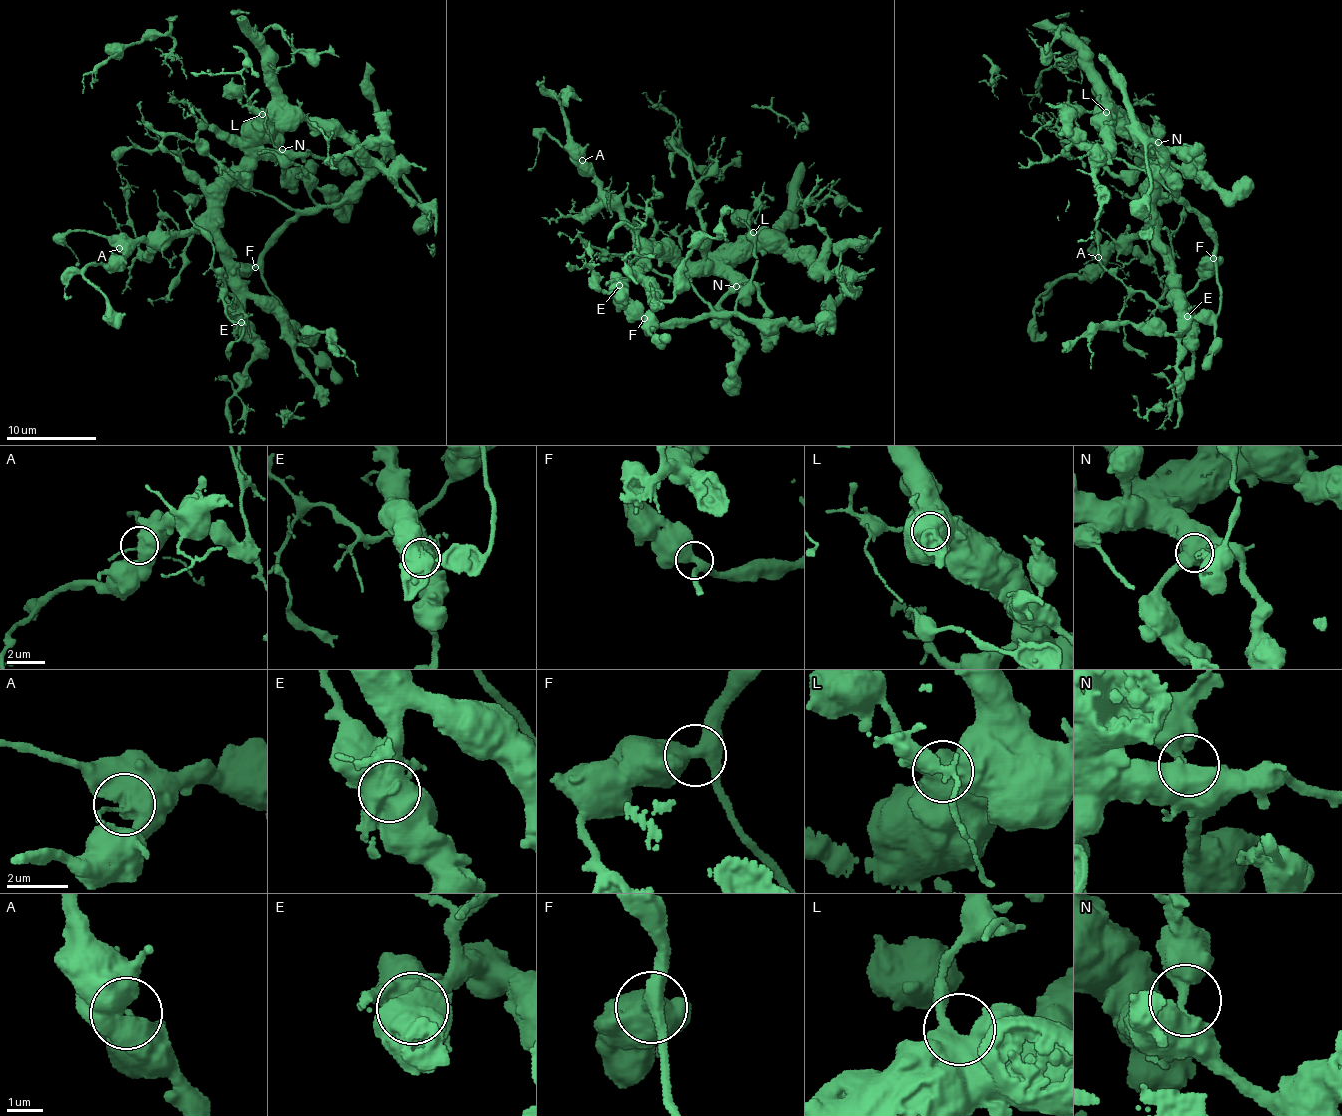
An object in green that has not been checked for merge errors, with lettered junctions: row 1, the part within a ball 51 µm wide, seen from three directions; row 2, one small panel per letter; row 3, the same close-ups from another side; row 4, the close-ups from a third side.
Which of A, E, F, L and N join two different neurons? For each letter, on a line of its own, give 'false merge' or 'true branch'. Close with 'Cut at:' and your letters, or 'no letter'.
A: true branch
E: false merge
F: true branch
L: true branch
N: true branch
Cut at: E

